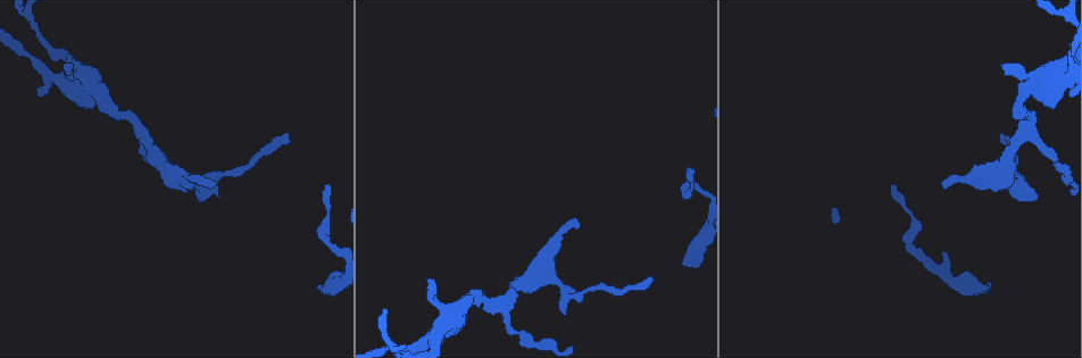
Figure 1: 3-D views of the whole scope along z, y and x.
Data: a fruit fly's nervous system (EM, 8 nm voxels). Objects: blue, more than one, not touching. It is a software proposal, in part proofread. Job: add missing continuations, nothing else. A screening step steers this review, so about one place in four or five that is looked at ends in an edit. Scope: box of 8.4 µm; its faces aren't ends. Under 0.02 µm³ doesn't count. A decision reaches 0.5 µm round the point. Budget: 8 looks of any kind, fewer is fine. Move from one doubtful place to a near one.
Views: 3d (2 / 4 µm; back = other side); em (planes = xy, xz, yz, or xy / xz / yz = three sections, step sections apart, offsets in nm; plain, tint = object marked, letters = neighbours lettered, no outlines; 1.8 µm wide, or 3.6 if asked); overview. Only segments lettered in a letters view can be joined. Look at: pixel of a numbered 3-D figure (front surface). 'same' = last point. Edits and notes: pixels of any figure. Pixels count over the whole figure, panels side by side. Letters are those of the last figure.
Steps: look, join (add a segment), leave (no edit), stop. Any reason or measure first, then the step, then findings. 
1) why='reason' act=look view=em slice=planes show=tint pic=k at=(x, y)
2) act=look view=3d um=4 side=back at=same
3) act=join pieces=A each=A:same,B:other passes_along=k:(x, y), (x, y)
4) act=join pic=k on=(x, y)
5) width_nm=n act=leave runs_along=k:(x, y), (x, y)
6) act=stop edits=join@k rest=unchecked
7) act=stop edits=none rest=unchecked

why='free end' act=look view=3d um=2 pic=1 at=(576, 223)

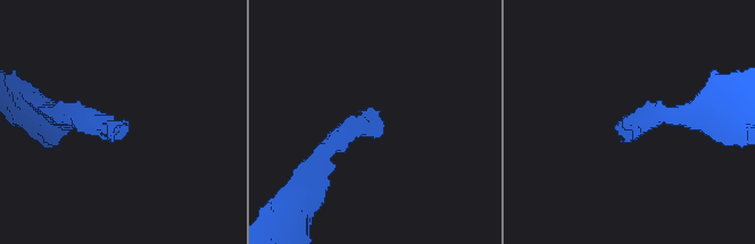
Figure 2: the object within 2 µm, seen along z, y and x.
why='now the EM' act=look view=em slice=planes show=tint pic=2 at=(627, 119)

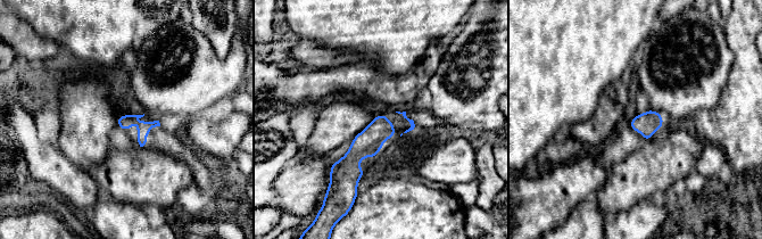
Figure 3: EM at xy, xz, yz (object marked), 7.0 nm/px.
why='what lies round it' act=look view=em slice=planes show=letters at=same

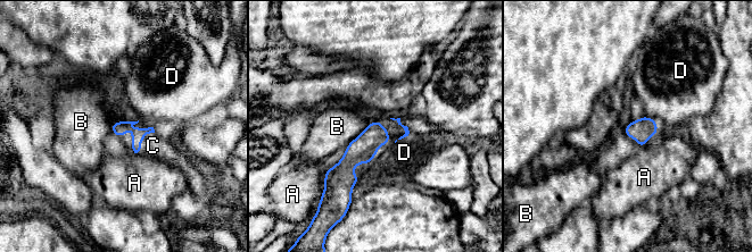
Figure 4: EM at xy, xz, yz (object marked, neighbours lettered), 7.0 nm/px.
act=join pieces=C each=A:other,B:other,C:same,D:other found='the neuron continues'

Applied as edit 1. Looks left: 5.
why='redraw' act=look view=overview

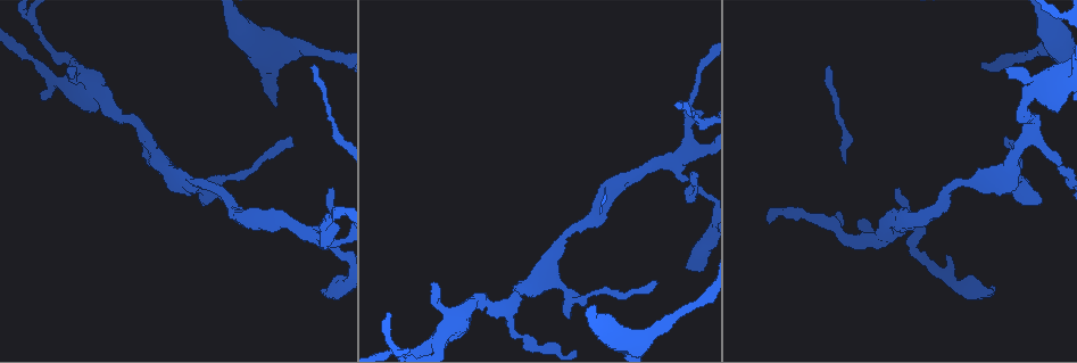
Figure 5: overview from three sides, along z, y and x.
why='branch stops here' act=look view=em slice=planes show=tint pic=5 at=(685, 267)

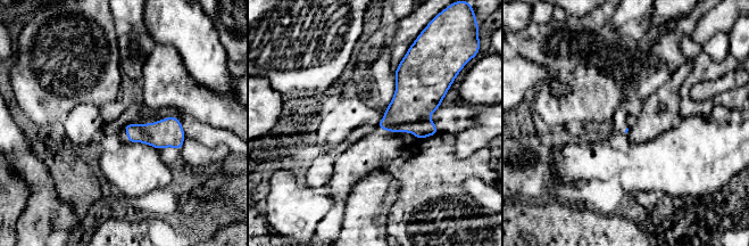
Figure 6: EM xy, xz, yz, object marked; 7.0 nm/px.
act=look view=em slice=planes show=letters at=same

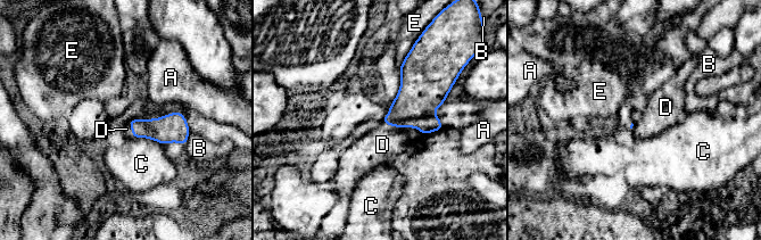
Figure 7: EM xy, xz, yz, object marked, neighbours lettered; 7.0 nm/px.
act=join pieces=D each=A:other,B:other,C:other,D:same,E:other found='the neuron continues'

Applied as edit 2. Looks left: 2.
act=stop edits=join@4,join@7 rest=unchecked

